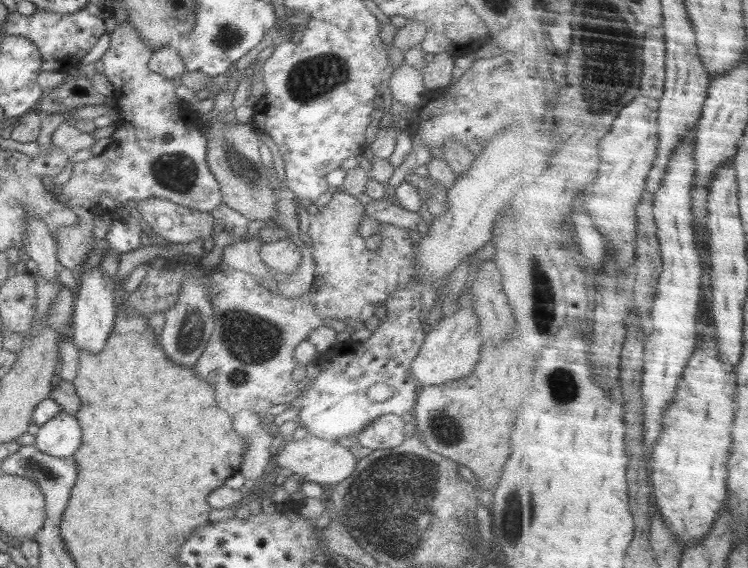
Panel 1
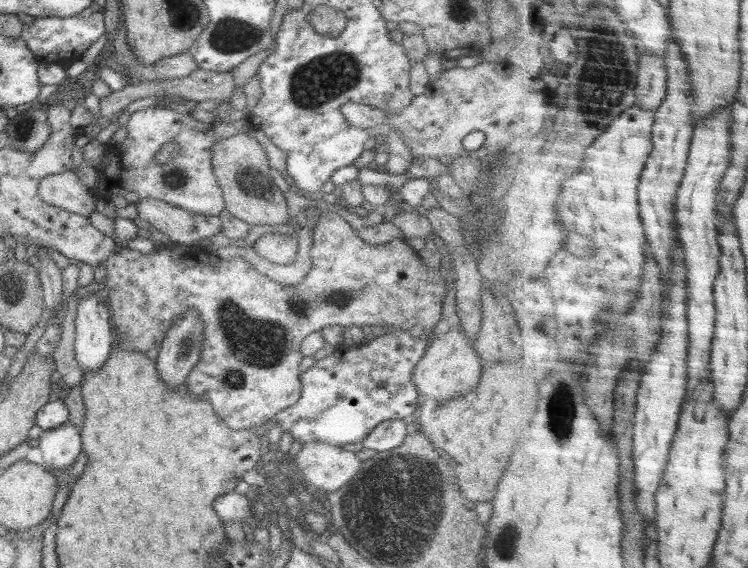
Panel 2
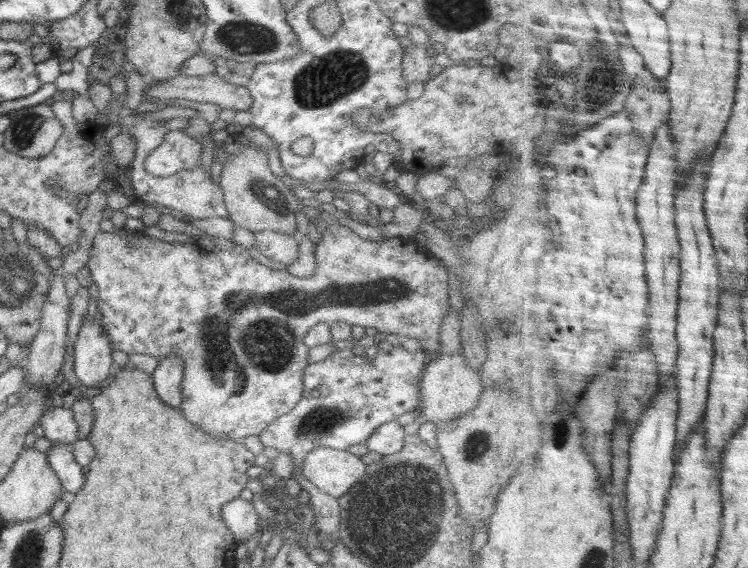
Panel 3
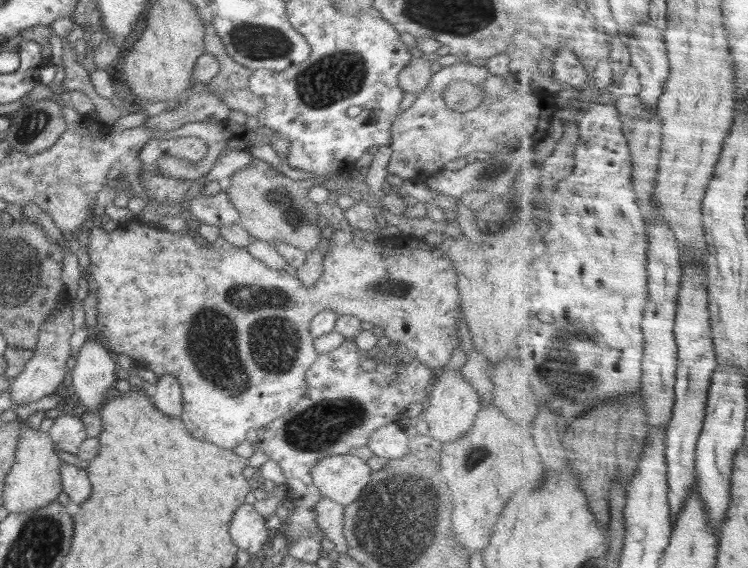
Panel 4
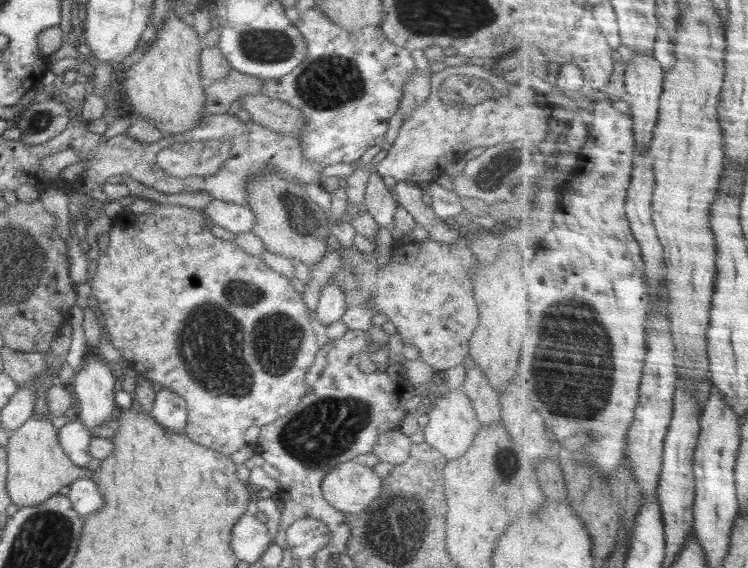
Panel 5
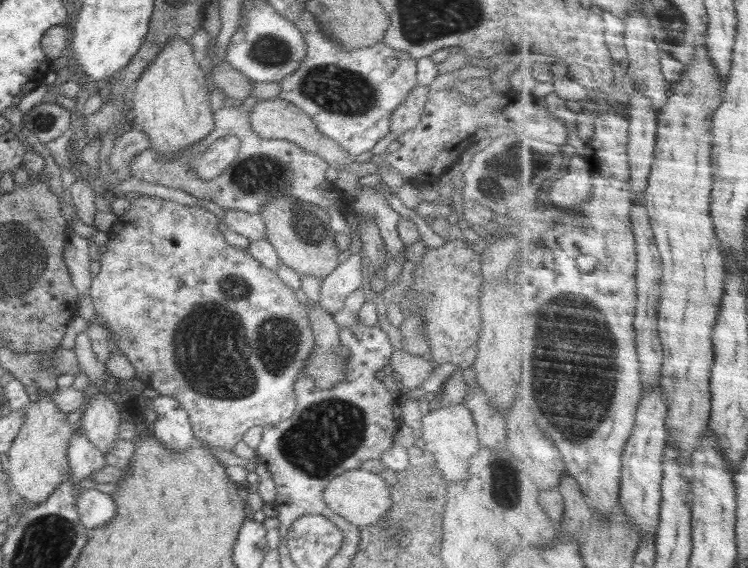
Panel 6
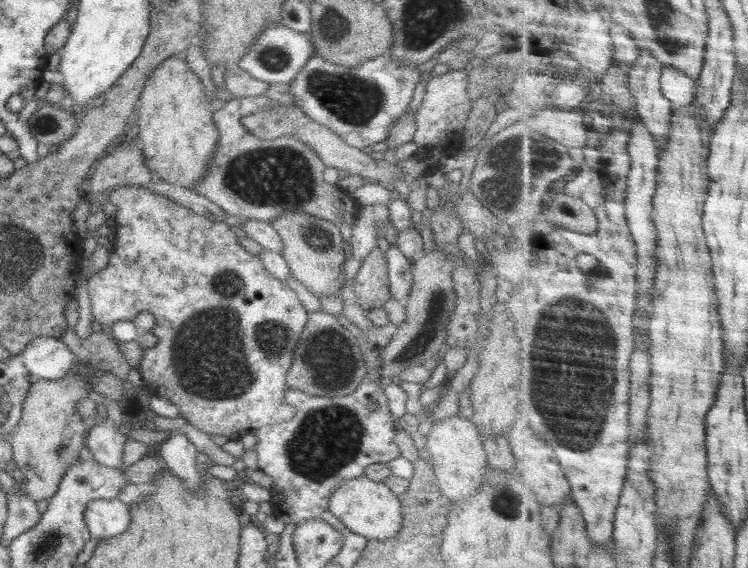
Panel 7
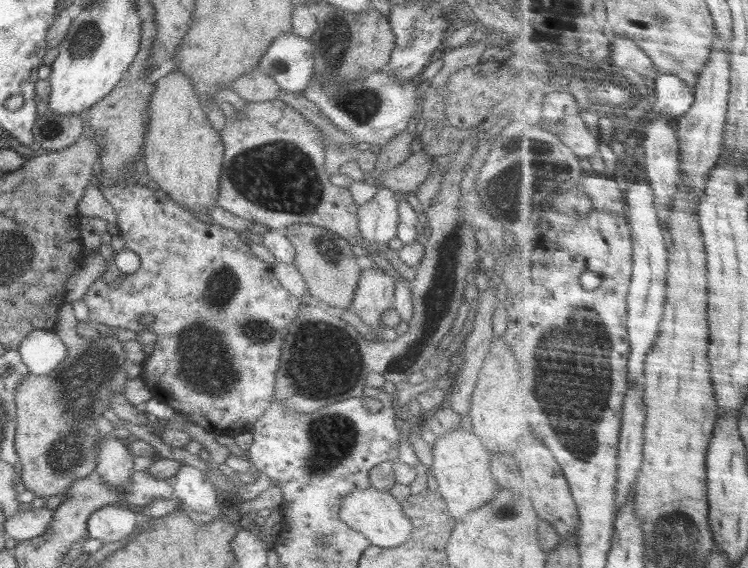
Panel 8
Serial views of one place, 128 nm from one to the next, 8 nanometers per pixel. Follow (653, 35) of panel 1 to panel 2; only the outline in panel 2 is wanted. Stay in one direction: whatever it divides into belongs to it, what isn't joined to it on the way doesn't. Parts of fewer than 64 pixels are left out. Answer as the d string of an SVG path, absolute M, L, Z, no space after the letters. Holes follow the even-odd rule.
M644 54L641 56L640 76L637 88L638 102L642 110L656 113L666 102L669 89L669 70L664 58Z

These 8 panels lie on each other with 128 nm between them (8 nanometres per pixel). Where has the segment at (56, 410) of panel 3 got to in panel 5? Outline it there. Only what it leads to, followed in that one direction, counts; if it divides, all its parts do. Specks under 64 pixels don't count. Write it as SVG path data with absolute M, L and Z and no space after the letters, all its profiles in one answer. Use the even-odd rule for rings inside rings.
M70 419L59 430L59 442L70 460L80 468L92 467L97 461L88 453L92 433L78 419Z

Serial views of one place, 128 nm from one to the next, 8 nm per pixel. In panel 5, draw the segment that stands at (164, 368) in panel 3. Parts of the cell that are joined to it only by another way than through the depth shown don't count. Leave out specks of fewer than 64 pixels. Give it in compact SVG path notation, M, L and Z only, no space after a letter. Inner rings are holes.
M160 389L155 394L150 416L168 433L184 435L188 424L186 401L174 390Z

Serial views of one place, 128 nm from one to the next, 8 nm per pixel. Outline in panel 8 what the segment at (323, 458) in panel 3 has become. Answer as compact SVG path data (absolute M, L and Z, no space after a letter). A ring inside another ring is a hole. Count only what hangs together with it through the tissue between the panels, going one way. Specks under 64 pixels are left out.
M372 486L364 490L352 490L348 496L344 496L338 515L352 529L362 533L372 545L380 548L396 548L404 544L412 532L412 523L403 511L401 503L389 492L376 490Z

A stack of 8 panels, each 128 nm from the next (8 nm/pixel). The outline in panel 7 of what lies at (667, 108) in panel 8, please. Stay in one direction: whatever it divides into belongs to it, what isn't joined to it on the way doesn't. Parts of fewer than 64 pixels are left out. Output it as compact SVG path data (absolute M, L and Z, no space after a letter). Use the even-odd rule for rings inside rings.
M666 66L662 84L664 94L673 102L673 108L690 106L697 99L697 80L688 76L682 68Z

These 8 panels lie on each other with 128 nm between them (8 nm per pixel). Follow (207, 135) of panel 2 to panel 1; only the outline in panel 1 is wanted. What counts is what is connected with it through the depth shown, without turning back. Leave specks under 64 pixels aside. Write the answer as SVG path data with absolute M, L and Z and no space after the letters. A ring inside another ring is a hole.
M130 20L119 24L110 34L110 47L102 55L104 74L114 87L114 106L120 114L116 120L115 134L111 138L108 147L94 157L85 161L74 162L70 179L65 184L58 186L56 193L60 191L64 195L66 207L70 207L78 215L76 226L66 226L56 234L58 262L64 268L71 271L77 270L88 259L90 241L95 238L91 221L96 216L109 214L109 212L128 200L144 200L145 198L163 198L200 212L211 213L219 204L223 203L221 188L214 178L207 163L207 142L200 129L201 116L182 102L174 93L177 82L154 72L148 68L148 61L153 50L146 46L136 28L130 24Z

